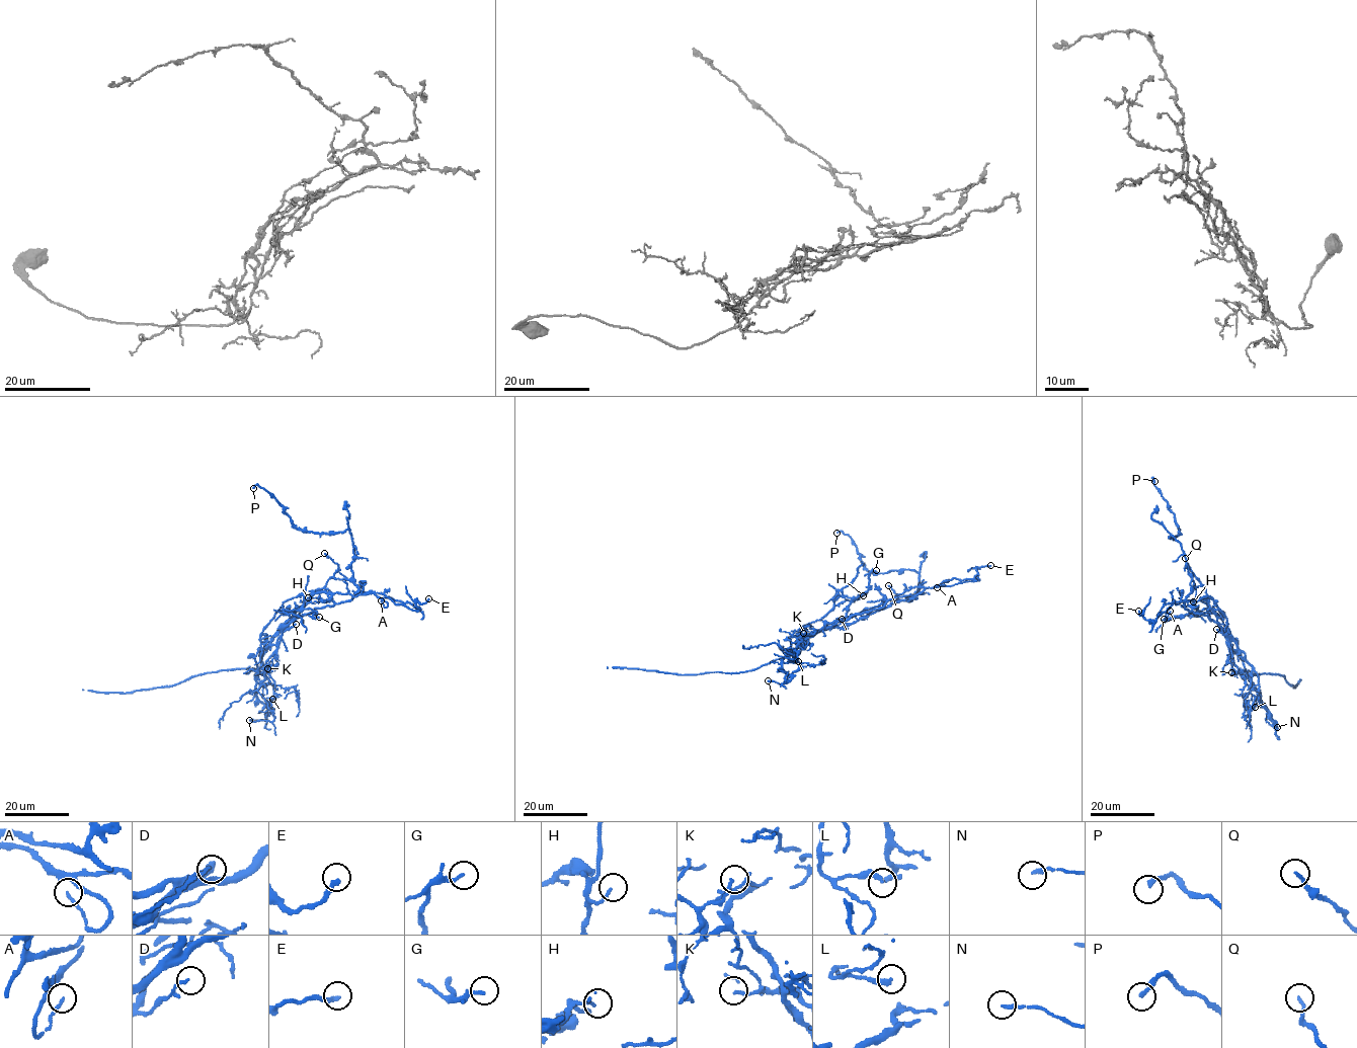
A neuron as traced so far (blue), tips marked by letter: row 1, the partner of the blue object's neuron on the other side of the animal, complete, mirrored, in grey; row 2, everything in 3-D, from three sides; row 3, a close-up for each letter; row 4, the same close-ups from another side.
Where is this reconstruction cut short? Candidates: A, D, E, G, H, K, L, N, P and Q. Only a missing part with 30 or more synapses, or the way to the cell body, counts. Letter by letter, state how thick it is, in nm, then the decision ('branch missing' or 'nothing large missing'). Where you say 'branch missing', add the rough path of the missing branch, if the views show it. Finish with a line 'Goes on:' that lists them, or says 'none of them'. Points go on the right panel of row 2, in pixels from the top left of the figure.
A: 150 nm thick; nothing large missing
D: 150 nm thick; nothing large missing
E: 240 nm thick; nothing large missing
G: 180 nm thick; nothing large missing
H: 130 nm thick; nothing large missing
K: 160 nm thick; nothing large missing
L: 280 nm thick; nothing large missing
N: 160 nm thick; nothing large missing
P: 200 nm thick; nothing large missing
Q: 150 nm thick; nothing large missing
Goes on: none of them

